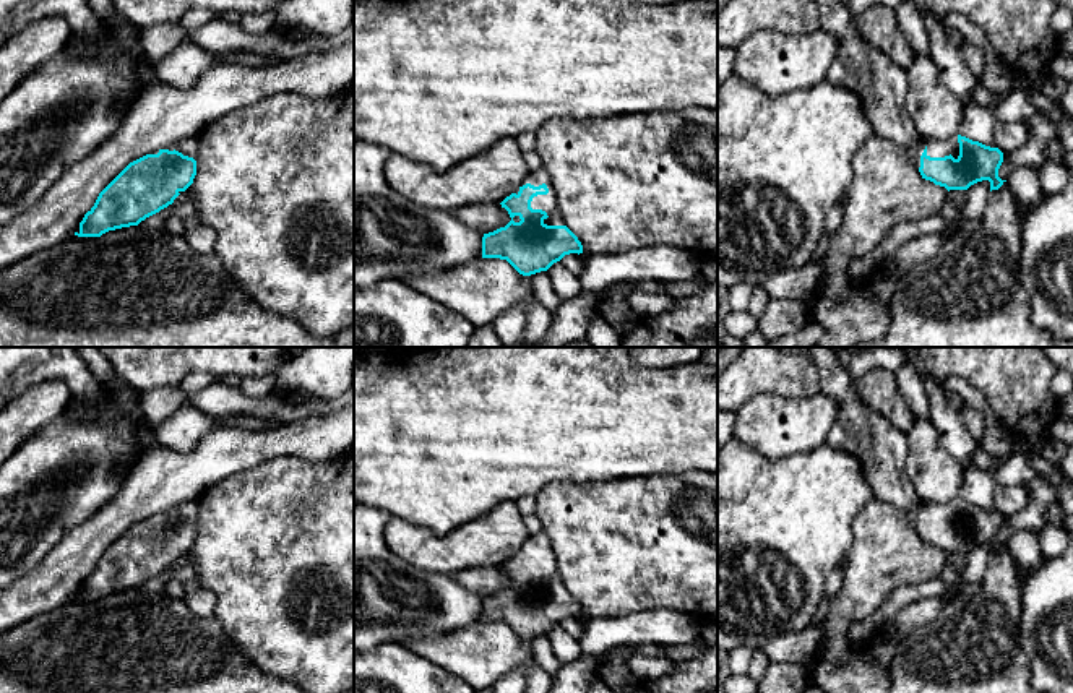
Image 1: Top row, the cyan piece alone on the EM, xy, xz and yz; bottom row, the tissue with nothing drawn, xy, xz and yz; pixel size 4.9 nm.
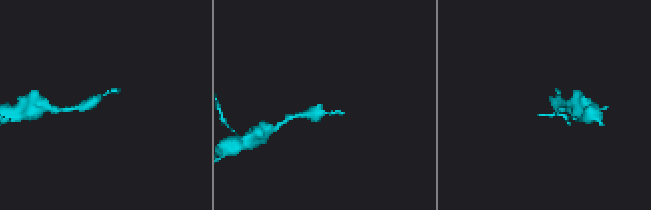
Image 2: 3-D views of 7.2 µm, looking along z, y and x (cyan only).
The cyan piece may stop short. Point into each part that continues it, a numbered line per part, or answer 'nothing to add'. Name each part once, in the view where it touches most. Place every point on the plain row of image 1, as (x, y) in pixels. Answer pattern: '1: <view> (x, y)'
1: xz (547, 567)

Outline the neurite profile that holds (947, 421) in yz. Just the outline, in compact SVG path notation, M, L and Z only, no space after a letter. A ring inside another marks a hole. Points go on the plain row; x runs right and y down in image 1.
M922 377L929 401L929 420L940 437L940 443L966 467L971 469L972 454L982 450L963 422L959 411L946 401L945 391L930 378Z

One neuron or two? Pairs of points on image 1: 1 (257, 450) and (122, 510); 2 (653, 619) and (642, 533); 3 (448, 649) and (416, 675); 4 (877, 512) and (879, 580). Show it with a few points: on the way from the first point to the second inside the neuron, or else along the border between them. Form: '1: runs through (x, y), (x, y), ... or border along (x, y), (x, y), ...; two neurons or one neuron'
1: runs through (223, 451), (189, 474), (156, 481); one neuron
2: border along (689, 614), (671, 609), (643, 609), (614, 619); two neurons
3: border along (400, 641), (456, 675); two neurons
4: runs through (879, 528), (879, 563); one neuron

